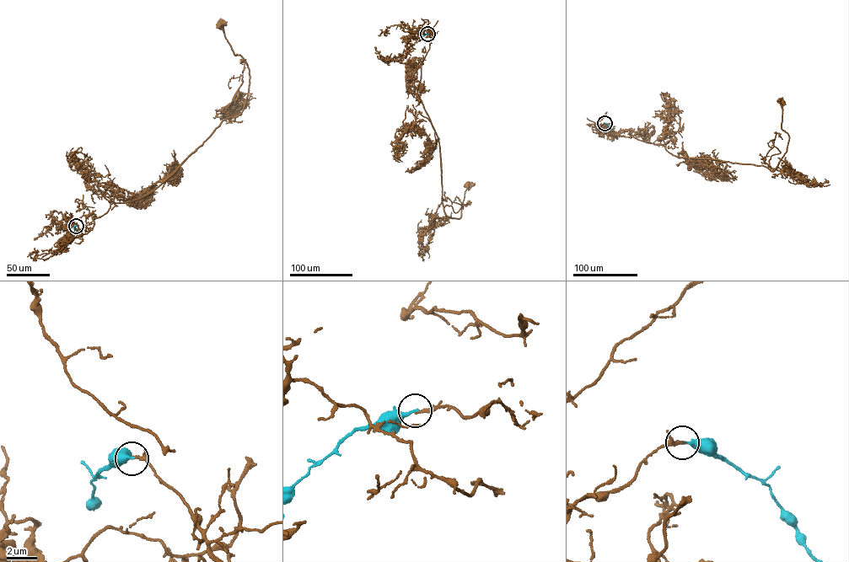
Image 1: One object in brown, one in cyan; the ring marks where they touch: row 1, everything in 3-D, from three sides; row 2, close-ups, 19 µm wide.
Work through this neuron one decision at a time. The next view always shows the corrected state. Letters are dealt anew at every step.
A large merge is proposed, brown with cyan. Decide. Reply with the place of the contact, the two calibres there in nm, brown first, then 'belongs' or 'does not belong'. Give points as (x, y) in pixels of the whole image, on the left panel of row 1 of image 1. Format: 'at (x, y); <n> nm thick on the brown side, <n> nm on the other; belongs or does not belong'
at (76, 226); 160 nm thick on the brown side, 220 nm on the other; does not belong

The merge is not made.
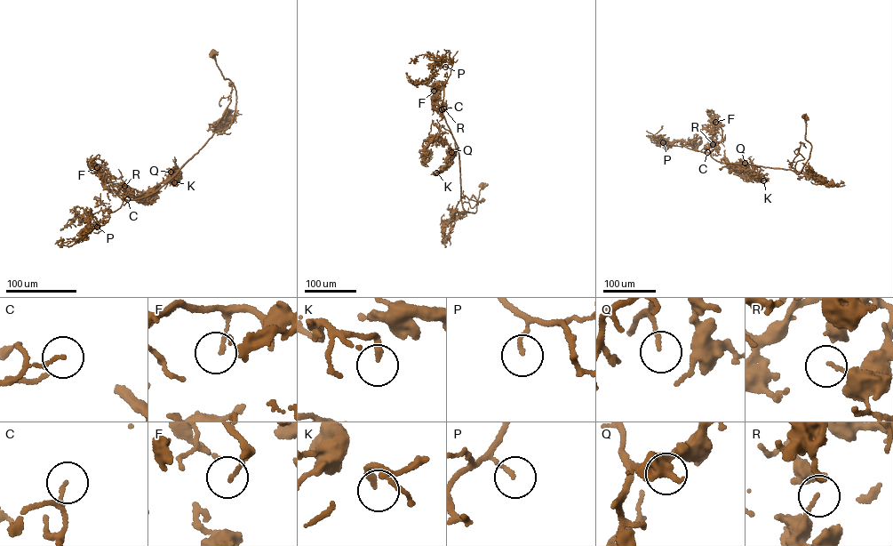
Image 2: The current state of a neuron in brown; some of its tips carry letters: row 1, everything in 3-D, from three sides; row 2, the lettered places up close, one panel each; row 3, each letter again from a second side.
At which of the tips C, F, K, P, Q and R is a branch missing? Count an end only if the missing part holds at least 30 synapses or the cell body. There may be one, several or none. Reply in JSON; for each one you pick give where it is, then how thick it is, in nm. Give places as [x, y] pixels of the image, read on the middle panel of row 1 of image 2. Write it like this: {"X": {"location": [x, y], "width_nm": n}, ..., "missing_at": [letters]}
{"missing_at": []}

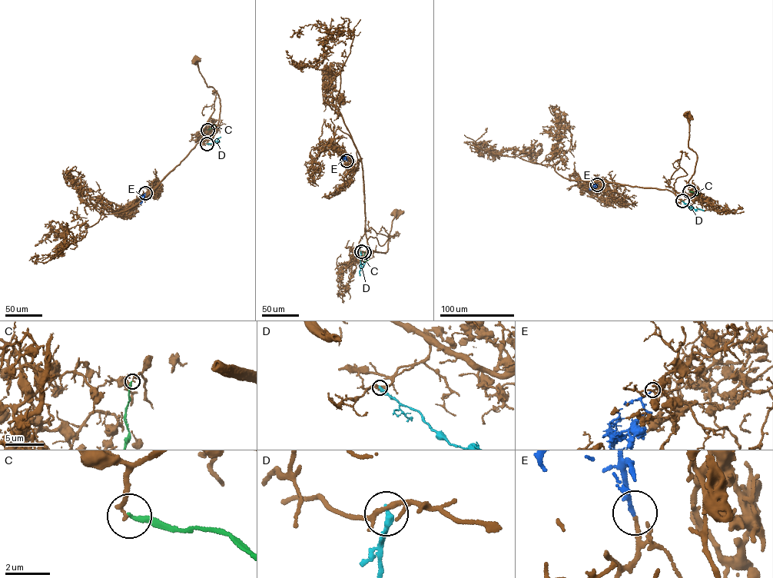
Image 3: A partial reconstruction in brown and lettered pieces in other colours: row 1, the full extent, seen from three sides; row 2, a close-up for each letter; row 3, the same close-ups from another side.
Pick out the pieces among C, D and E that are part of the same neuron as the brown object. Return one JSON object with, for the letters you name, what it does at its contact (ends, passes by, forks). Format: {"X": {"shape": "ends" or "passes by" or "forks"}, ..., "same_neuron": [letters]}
{"E": {"shape": "ends"}, "same_neuron": ["E"]}

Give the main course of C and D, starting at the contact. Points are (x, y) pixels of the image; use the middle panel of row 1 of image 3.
C: (364, 252), (364, 261), (368, 259)
D: (361, 251), (360, 269), (366, 262)

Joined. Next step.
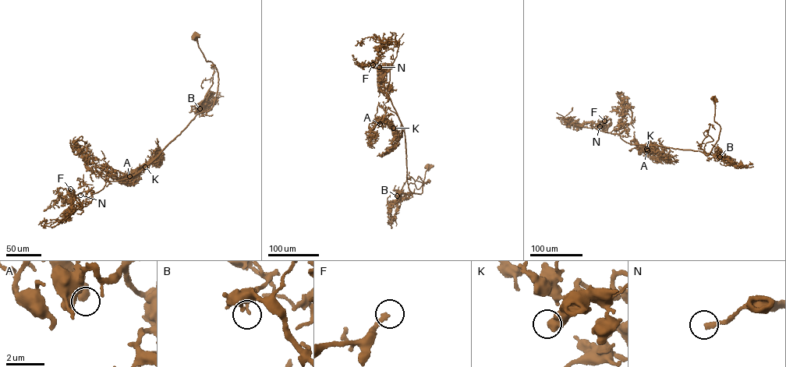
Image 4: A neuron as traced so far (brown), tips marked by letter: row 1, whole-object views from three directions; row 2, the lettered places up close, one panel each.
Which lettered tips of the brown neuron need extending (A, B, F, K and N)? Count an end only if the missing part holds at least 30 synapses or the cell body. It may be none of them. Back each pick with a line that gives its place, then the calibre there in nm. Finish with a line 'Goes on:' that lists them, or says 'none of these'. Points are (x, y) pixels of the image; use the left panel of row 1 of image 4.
A: (129, 176) | 340 nm
B: (200, 108) | 130 nm
F: (70, 188) | 240 nm
N: (80, 195) | 220 nm
Goes on: A, B, F, N

